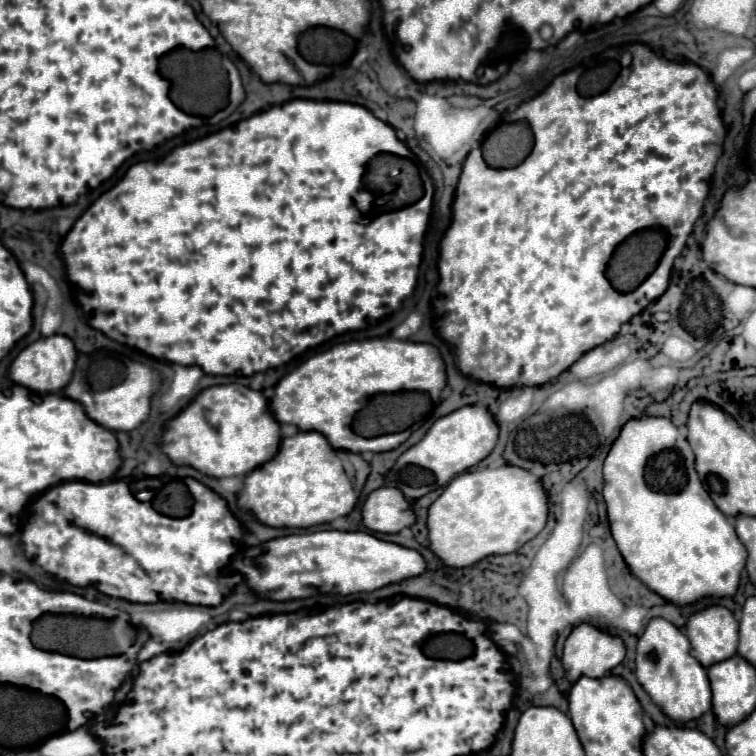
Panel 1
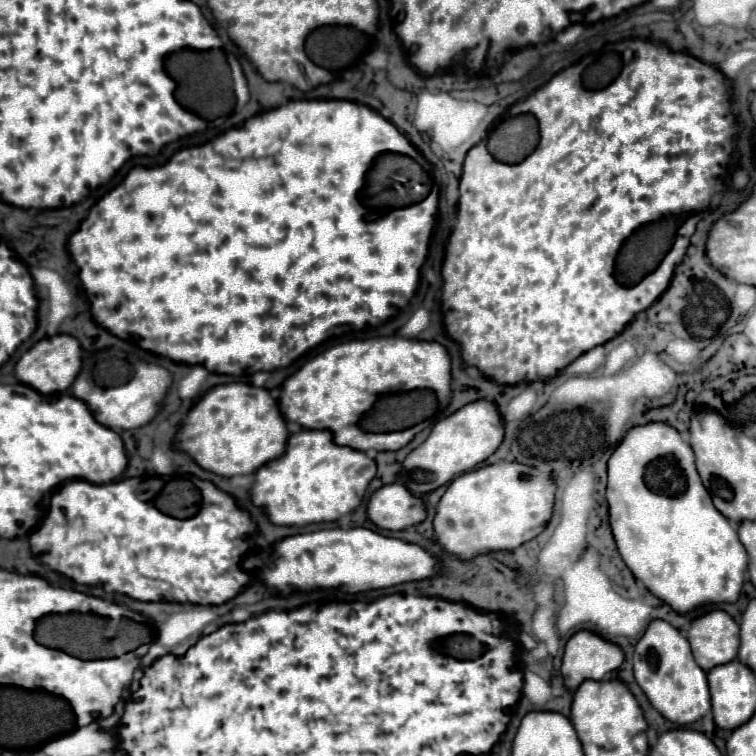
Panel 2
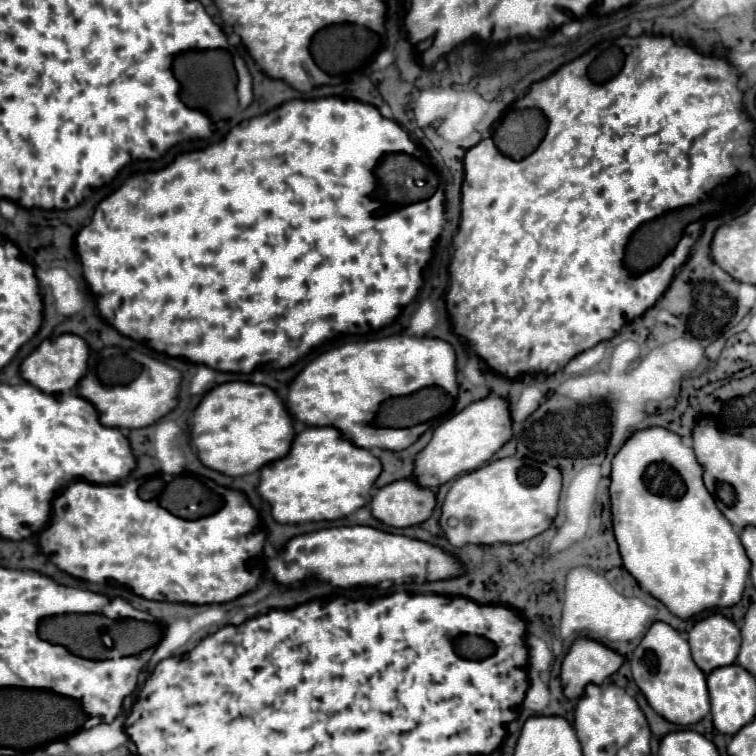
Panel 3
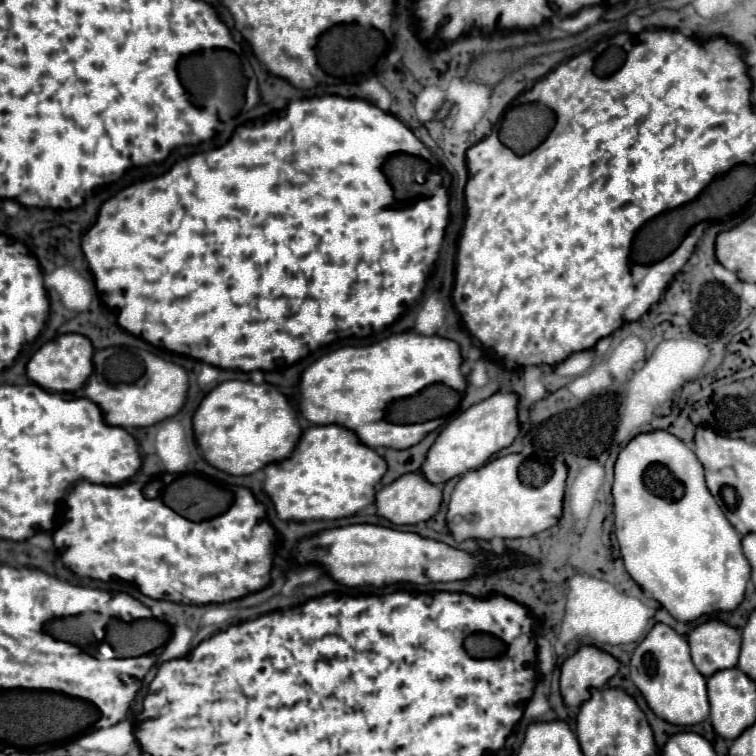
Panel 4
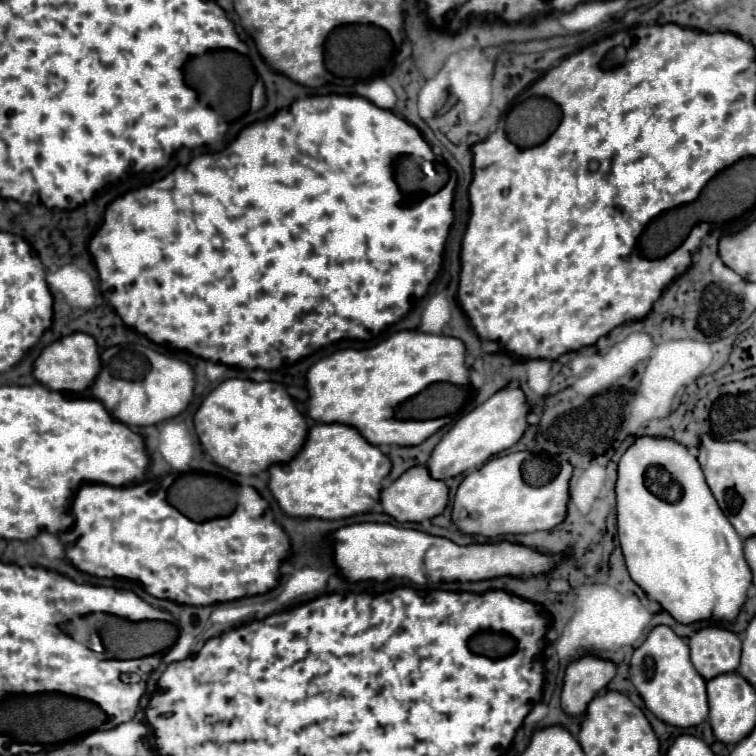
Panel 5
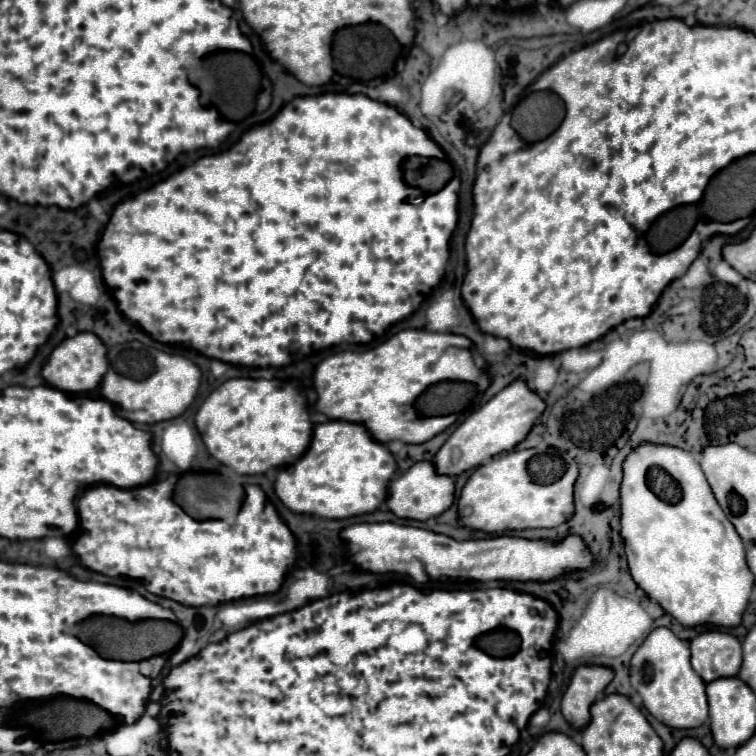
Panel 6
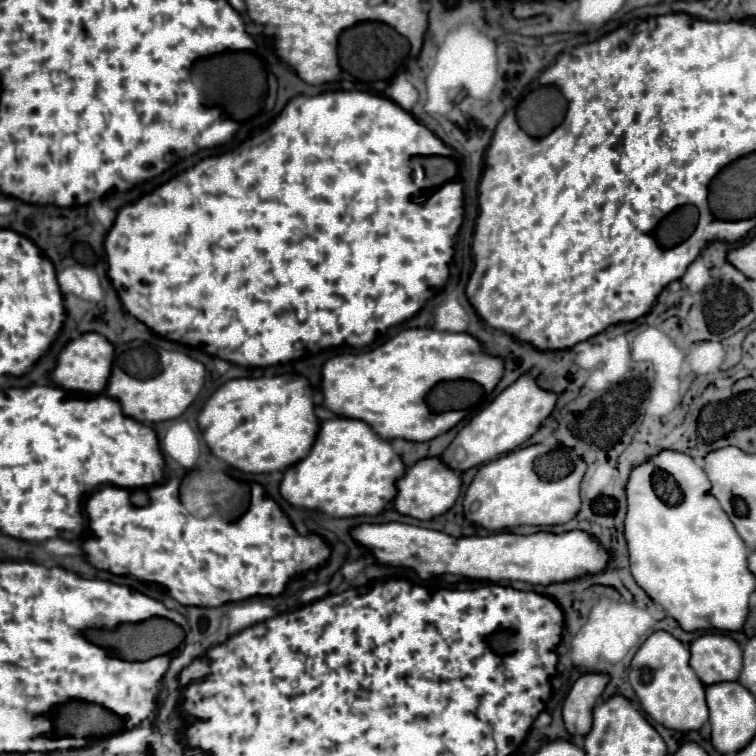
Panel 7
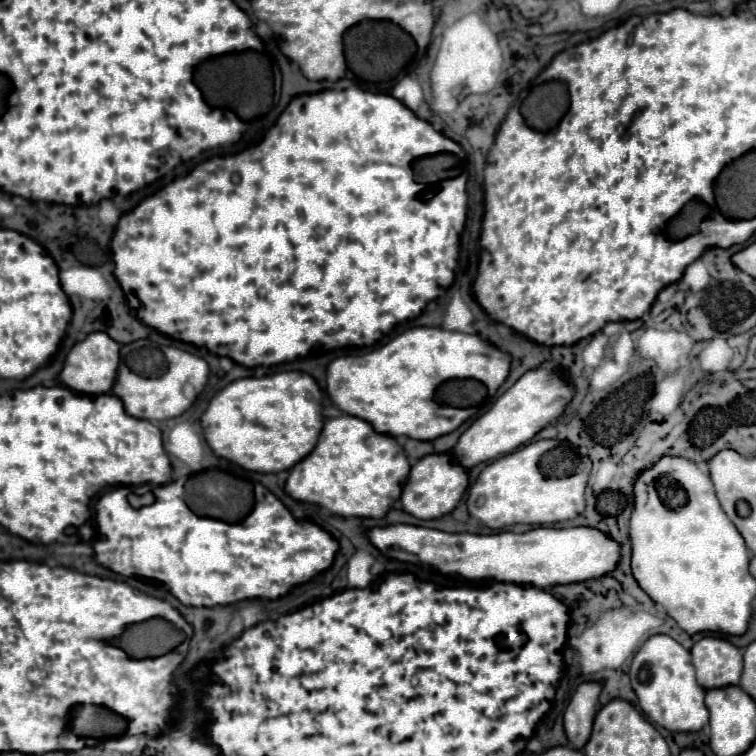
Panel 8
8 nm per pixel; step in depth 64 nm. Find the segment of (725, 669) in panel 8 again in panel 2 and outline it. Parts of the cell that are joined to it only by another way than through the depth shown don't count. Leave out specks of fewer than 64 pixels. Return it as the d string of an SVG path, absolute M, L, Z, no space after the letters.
M712 610L692 622L690 630L678 630L690 644L696 664L708 672L736 658L740 646L738 624L722 610Z

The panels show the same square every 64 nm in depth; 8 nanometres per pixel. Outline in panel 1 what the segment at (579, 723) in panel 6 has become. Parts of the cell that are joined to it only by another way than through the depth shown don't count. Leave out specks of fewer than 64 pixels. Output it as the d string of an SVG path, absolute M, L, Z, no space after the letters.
M580 624L570 632L564 644L562 666L570 682L576 682L580 676L602 678L622 660L624 642L620 638L610 636L590 624Z

